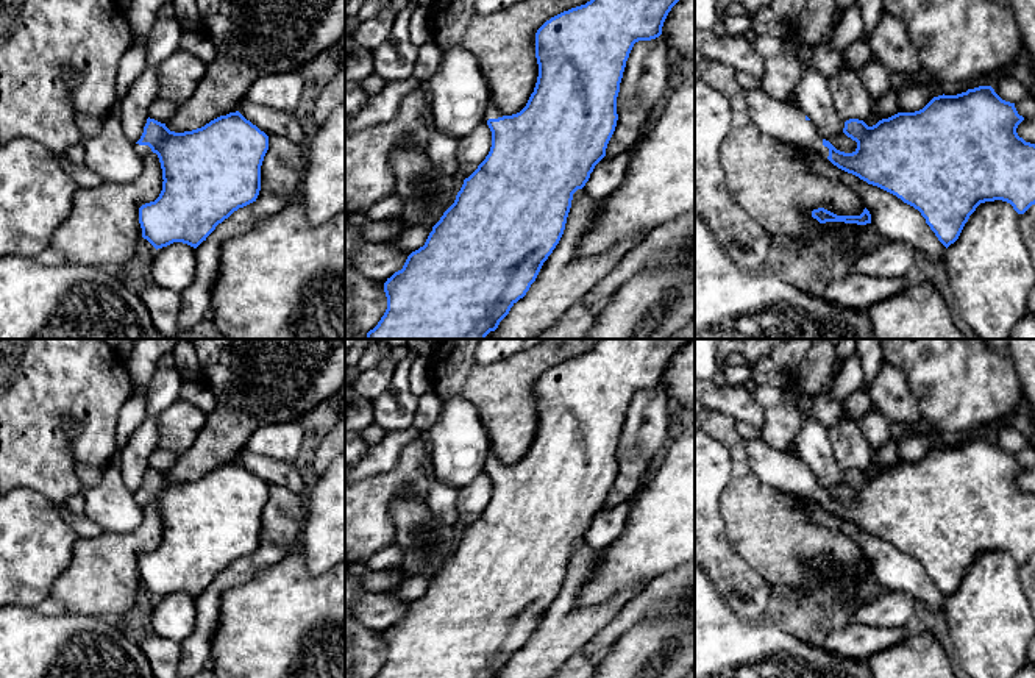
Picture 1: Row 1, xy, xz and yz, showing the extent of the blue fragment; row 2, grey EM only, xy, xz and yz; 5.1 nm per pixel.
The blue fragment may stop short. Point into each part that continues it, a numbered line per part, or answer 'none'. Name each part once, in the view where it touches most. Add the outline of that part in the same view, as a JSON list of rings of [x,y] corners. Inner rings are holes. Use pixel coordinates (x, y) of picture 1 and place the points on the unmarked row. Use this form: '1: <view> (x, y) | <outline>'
1: yz (778, 469) | [[[762,437],[748,441],[746,451],[749,467],[760,481],[785,492],[812,497],[829,506],[816,473],[807,470],[799,458],[773,448]]]

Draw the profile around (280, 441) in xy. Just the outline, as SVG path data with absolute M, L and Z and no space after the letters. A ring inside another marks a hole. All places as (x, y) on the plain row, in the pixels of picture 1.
M284 422L258 428L250 436L245 450L272 459L295 462L301 444L303 428L300 423Z

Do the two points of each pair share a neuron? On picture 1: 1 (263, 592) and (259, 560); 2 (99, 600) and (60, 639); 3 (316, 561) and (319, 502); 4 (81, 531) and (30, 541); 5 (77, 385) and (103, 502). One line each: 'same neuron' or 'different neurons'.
1: different neurons
2: different neurons
3: same neuron
4: different neurons
5: different neurons

